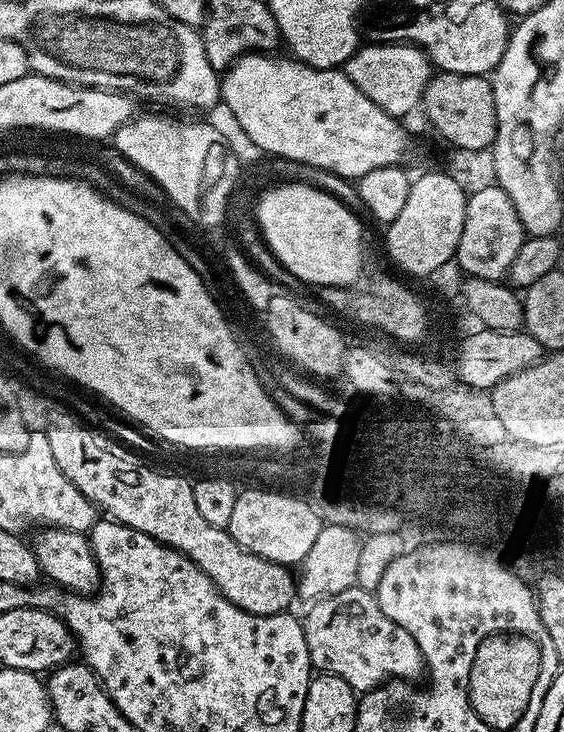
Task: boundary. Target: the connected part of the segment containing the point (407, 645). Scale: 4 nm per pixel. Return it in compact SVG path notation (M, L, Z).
M352 587L340 593L325 595L312 605L313 608L302 616L302 623L306 634L306 650L310 650L313 669L342 678L357 694L371 692L379 684L386 684L391 679L415 681L415 676L425 671L424 655L418 650L418 642L410 638L401 624L395 624L390 618L386 618L386 614L382 614L373 593L364 588Z

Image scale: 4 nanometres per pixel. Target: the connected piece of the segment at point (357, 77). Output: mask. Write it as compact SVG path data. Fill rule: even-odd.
M375 42L366 44L357 47L355 54L342 65L346 78L350 78L350 82L354 82L354 86L358 86L358 90L362 90L362 94L366 94L366 98L370 98L370 102L374 102L374 106L381 108L387 116L405 118L404 116L410 115L415 108L417 111L424 99L426 86L432 81L434 75L434 65L428 55L414 44L378 44Z

